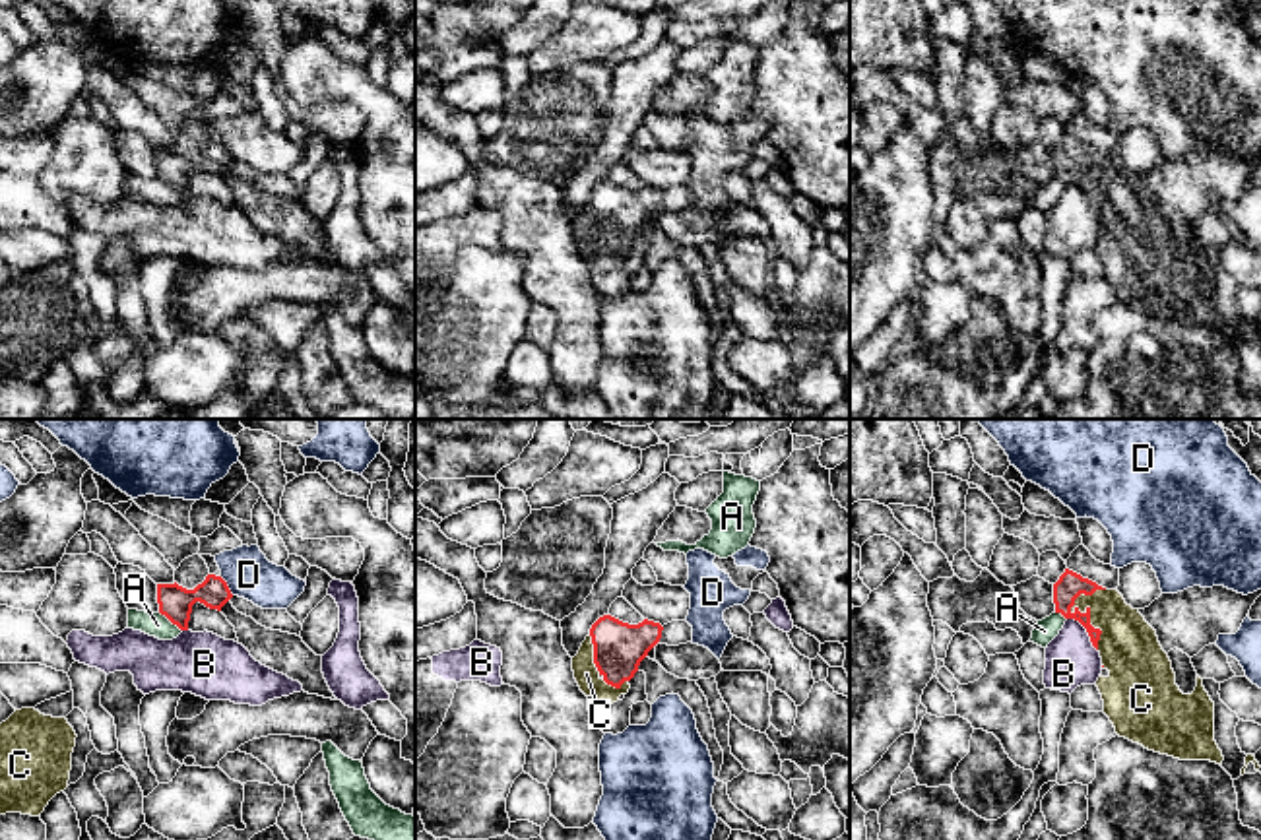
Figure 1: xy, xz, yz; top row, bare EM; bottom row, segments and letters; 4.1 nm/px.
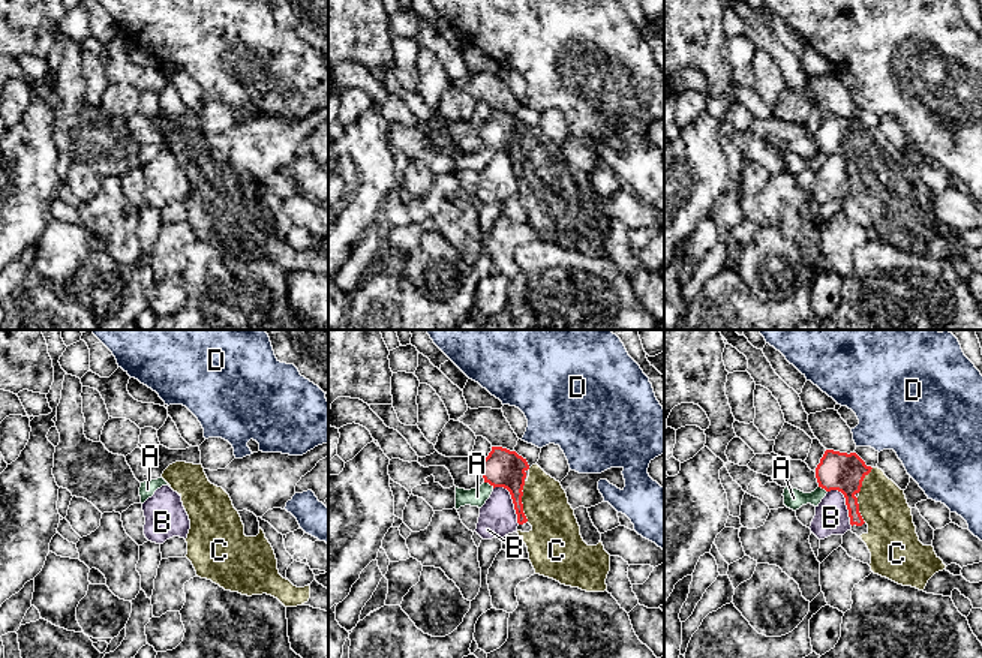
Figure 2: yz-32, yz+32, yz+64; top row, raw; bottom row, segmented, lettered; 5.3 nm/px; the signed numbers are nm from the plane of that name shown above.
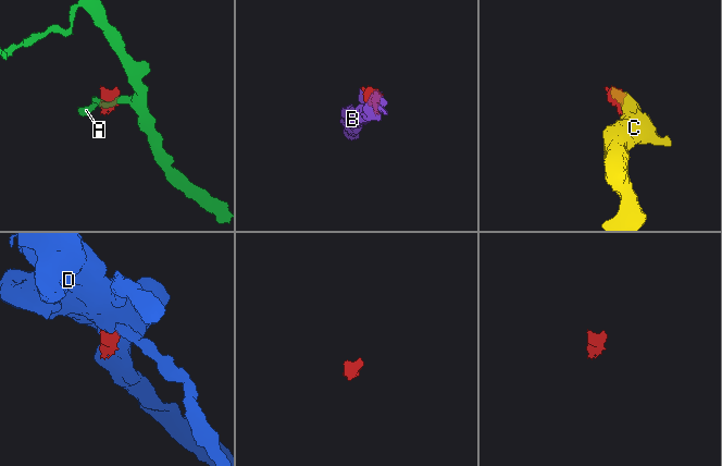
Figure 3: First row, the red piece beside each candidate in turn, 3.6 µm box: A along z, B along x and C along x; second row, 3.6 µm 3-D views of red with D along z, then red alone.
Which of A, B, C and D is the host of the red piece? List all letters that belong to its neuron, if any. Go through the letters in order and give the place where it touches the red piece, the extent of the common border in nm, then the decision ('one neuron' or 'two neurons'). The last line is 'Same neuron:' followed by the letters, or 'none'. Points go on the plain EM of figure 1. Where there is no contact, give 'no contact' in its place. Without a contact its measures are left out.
A: xy (171, 187) | 130 nm | two neurons
B: yz (1087, 196) | 190 nm | two neurons
C: yz (1083, 179) | 260 nm | one neuron
D: xy (227, 152) | 100 nm | two neurons
Same neuron: C

